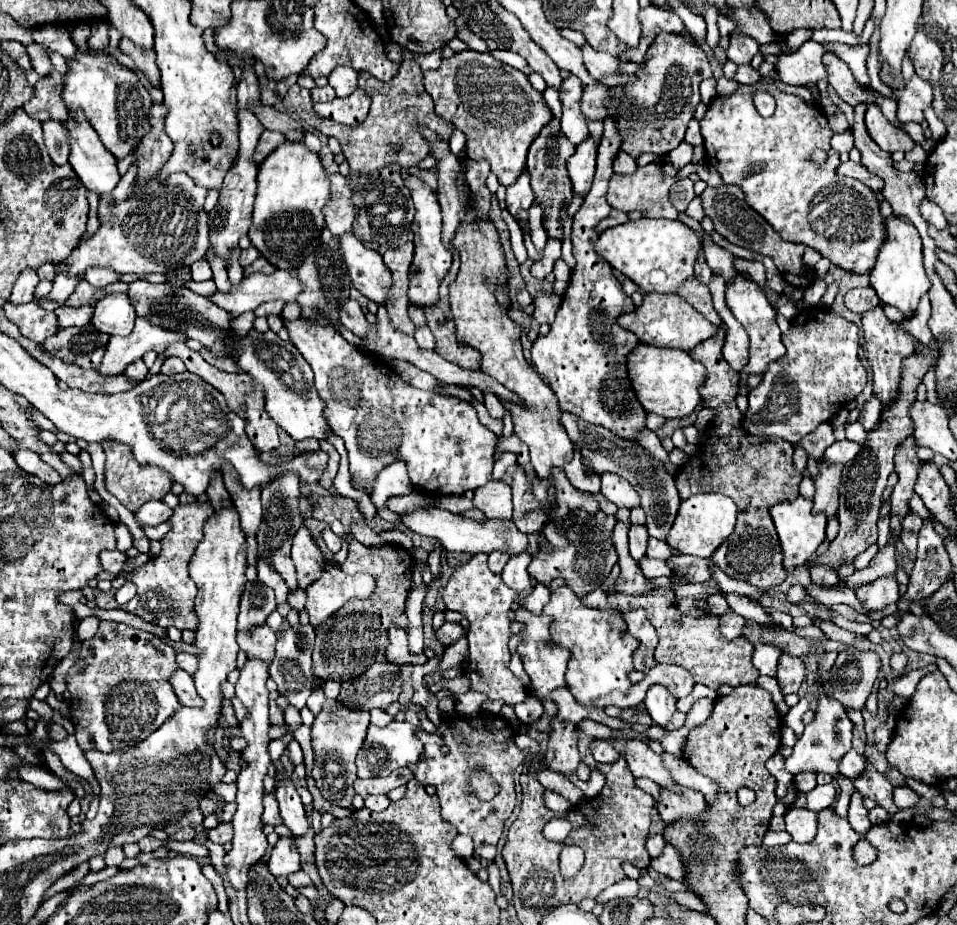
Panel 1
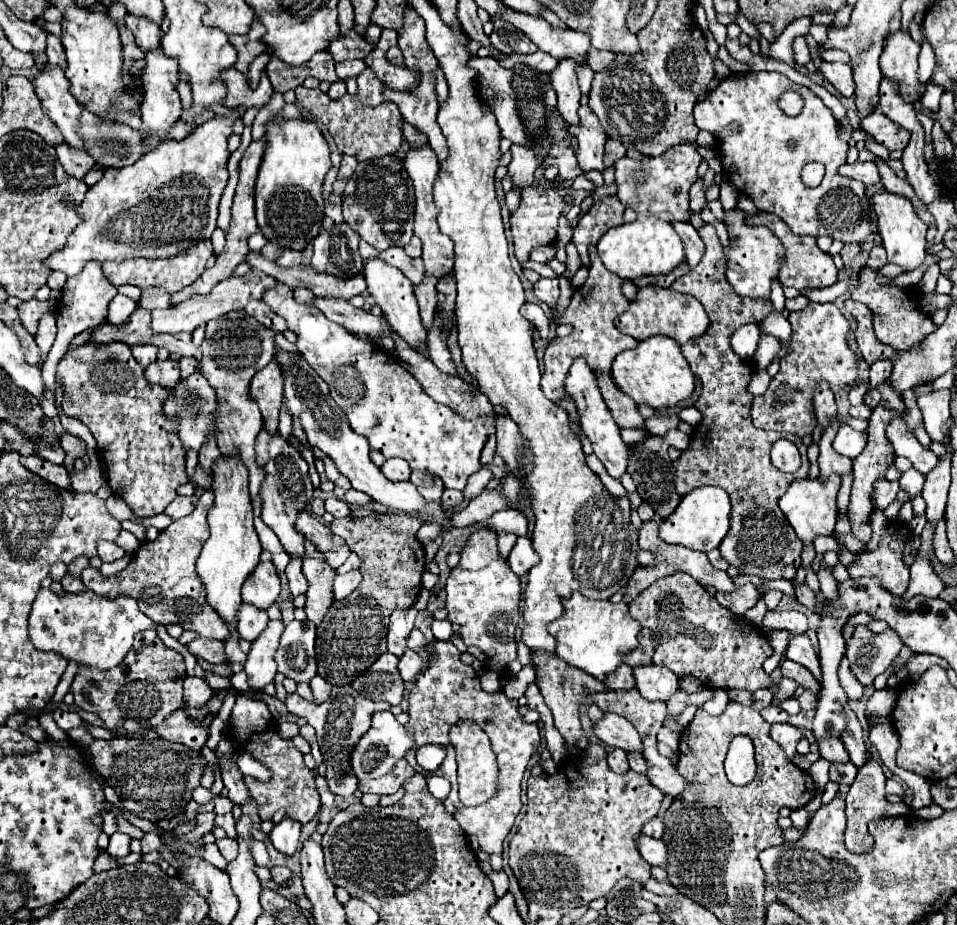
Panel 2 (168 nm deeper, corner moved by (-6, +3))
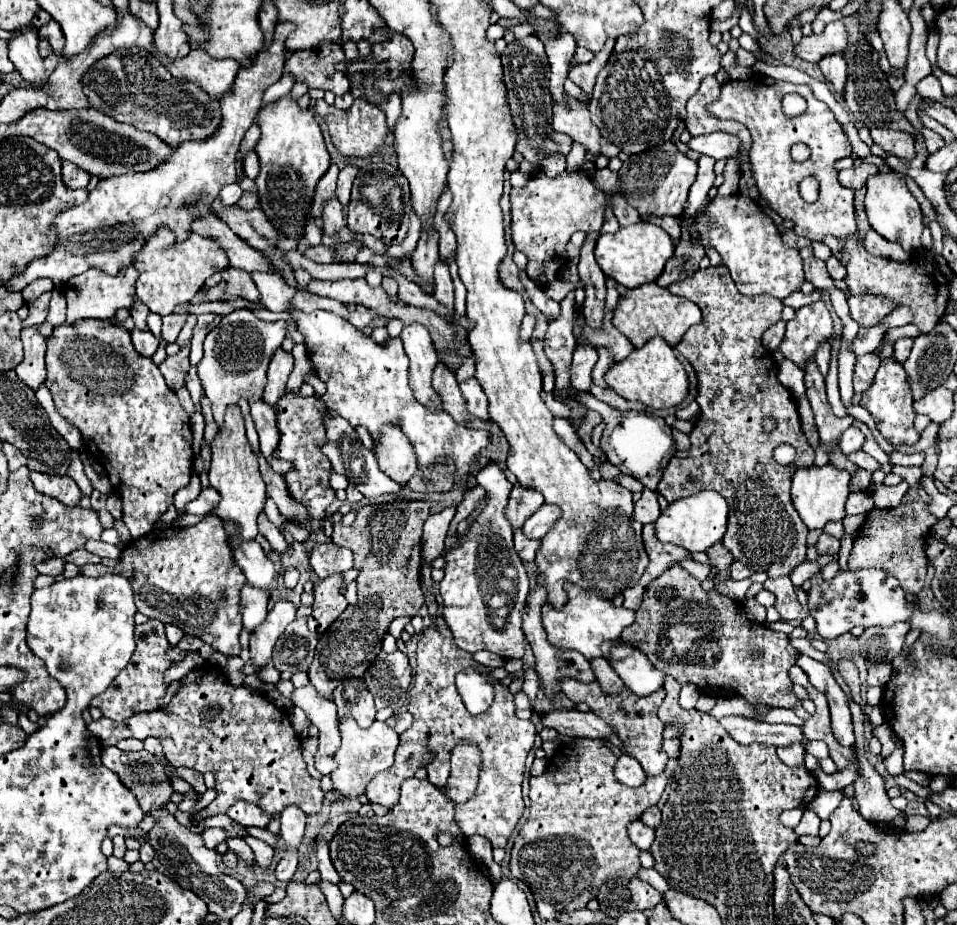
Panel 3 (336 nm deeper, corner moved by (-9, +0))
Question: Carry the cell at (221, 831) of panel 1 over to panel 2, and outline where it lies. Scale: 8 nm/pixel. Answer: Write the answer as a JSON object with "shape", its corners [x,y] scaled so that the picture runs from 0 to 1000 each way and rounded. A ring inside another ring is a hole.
{"shape":[[[232,906],[232,908],[226,908],[226,915],[230,917],[230,921],[232,921],[232,925],[236,928],[236,930],[242,930],[245,925],[247,925],[247,921],[249,921],[249,912],[247,912],[247,908],[245,906]]]}

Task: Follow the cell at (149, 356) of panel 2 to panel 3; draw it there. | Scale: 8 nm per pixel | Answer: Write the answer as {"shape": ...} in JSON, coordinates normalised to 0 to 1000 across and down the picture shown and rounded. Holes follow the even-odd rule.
{"shape":[[[141,354],[137,358],[137,366],[139,366],[141,379],[152,384],[152,386],[158,386],[164,379],[164,375],[166,375],[166,366],[158,358],[147,358],[147,356]]]}

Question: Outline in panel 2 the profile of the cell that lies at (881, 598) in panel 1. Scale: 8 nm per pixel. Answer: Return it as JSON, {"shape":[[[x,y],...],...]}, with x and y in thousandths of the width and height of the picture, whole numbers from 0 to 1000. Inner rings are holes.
{"shape":[[[934,562],[928,564],[924,573],[922,586],[913,597],[894,599],[892,610],[886,614],[888,625],[897,627],[901,623],[917,625],[922,636],[926,636],[932,644],[943,644],[949,636],[949,612],[943,605],[945,586],[951,582],[949,571]]]}

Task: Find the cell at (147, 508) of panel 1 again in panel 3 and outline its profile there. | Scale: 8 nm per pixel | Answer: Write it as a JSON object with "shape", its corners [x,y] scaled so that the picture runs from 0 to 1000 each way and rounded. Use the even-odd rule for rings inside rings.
{"shape":[[[216,526],[216,529],[210,529],[210,535],[204,542],[200,542],[193,550],[195,550],[195,555],[202,555],[202,557],[214,557],[227,548],[229,539],[231,539],[231,535],[227,535],[227,531],[223,526]]]}

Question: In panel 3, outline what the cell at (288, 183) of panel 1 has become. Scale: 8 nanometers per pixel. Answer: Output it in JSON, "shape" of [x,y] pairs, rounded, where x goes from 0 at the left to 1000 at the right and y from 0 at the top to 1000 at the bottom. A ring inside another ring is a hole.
{"shape":[[[304,103],[275,114],[269,122],[269,135],[273,139],[273,150],[266,161],[273,174],[273,187],[266,196],[271,202],[271,222],[294,254],[315,258],[329,200],[344,183],[344,165],[335,139],[329,124],[323,118],[315,118]]]}

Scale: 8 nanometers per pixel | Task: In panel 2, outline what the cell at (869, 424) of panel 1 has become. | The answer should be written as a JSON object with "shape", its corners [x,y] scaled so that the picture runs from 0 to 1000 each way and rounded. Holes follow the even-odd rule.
{"shape":[[[917,389],[909,396],[909,409],[907,409],[907,415],[909,415],[909,422],[915,419],[915,415],[922,415],[922,413],[928,413],[930,411],[930,391],[926,389]]]}

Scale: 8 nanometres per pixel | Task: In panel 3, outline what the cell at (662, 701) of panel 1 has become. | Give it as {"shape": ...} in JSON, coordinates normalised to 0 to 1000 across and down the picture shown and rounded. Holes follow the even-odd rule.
{"shape":[[[643,697],[636,708],[636,719],[649,732],[653,743],[657,743],[666,751],[680,751],[682,747],[693,743],[695,728],[687,725],[664,699]]]}

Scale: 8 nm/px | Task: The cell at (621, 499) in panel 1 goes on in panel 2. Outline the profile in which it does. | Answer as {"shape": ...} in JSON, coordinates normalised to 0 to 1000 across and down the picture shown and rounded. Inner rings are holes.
{"shape":[[[600,389],[600,394],[596,396],[596,402],[591,406],[591,422],[596,422],[596,426],[600,428],[600,435],[606,445],[606,461],[608,461],[610,469],[617,474],[617,478],[621,482],[621,491],[631,502],[633,510],[639,517],[648,519],[654,512],[654,480],[650,478],[648,463],[644,461],[633,435],[629,432],[625,417],[621,415],[621,404],[617,402],[617,398],[612,398],[610,389]]]}

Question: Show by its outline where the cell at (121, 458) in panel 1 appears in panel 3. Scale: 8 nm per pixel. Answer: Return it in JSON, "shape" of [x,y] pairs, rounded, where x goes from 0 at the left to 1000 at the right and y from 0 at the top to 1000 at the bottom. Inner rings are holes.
{"shape":[[[85,345],[80,349],[64,349],[64,351],[55,354],[55,362],[49,366],[49,386],[47,388],[49,388],[49,412],[47,412],[47,416],[49,416],[49,421],[55,427],[55,434],[57,434],[57,440],[62,444],[62,449],[68,451],[72,457],[76,457],[85,466],[85,472],[87,472],[87,479],[89,479],[91,488],[95,490],[95,494],[99,494],[101,501],[108,503],[116,524],[120,526],[120,531],[124,533],[124,537],[129,542],[129,565],[135,570],[137,581],[145,583],[145,581],[154,578],[160,572],[160,568],[168,561],[168,557],[175,552],[175,548],[181,544],[181,535],[189,526],[193,526],[197,522],[197,518],[200,518],[202,488],[200,488],[197,449],[189,440],[185,427],[175,418],[166,397],[156,386],[143,384],[143,379],[139,379],[139,373],[137,373],[137,366],[135,366],[135,358],[131,354],[126,354],[126,351],[116,349],[114,345],[112,347],[106,347],[106,345]]]}

